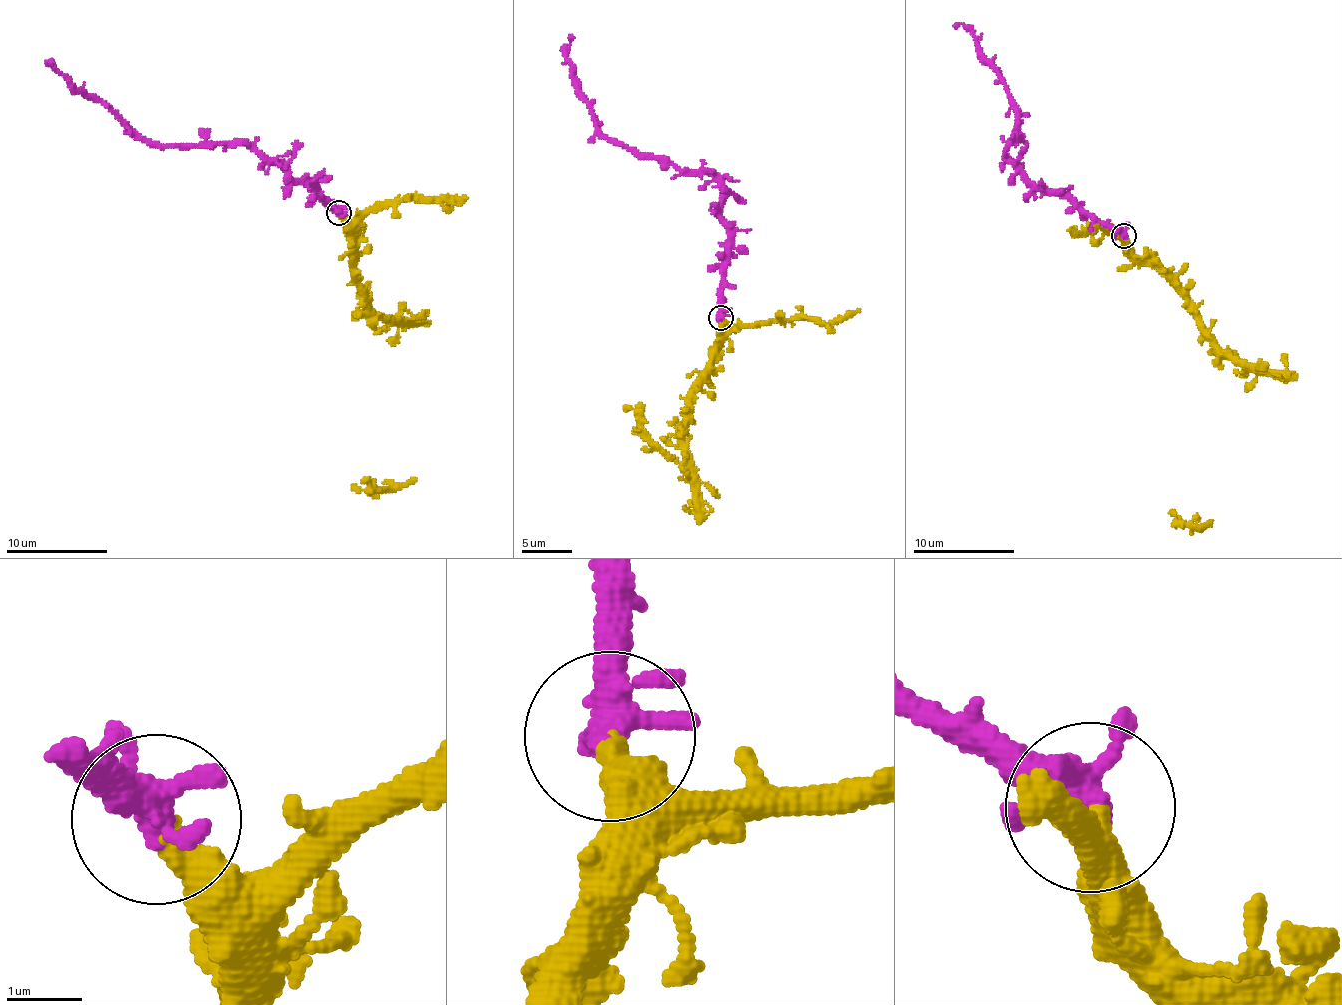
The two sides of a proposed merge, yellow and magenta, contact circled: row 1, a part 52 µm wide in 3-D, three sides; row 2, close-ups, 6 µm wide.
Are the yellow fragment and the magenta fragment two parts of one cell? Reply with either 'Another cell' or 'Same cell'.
Same cell

